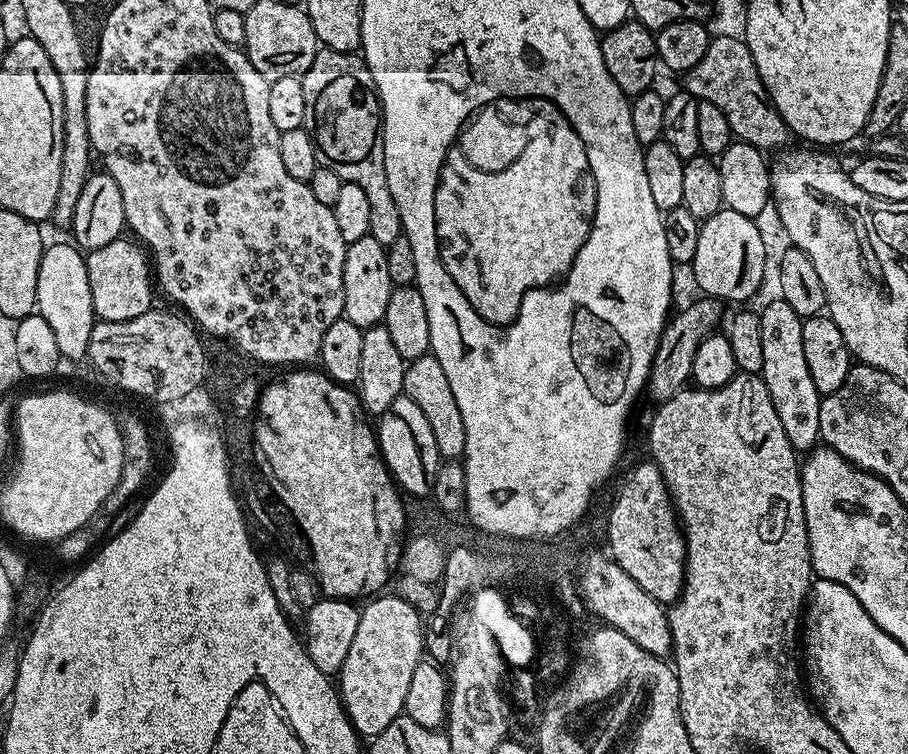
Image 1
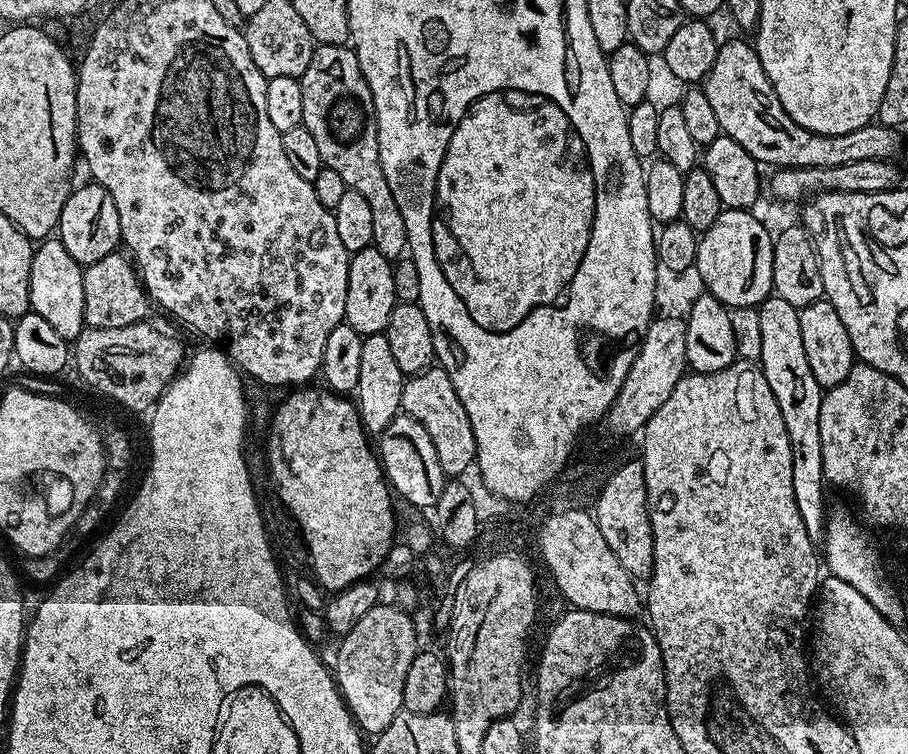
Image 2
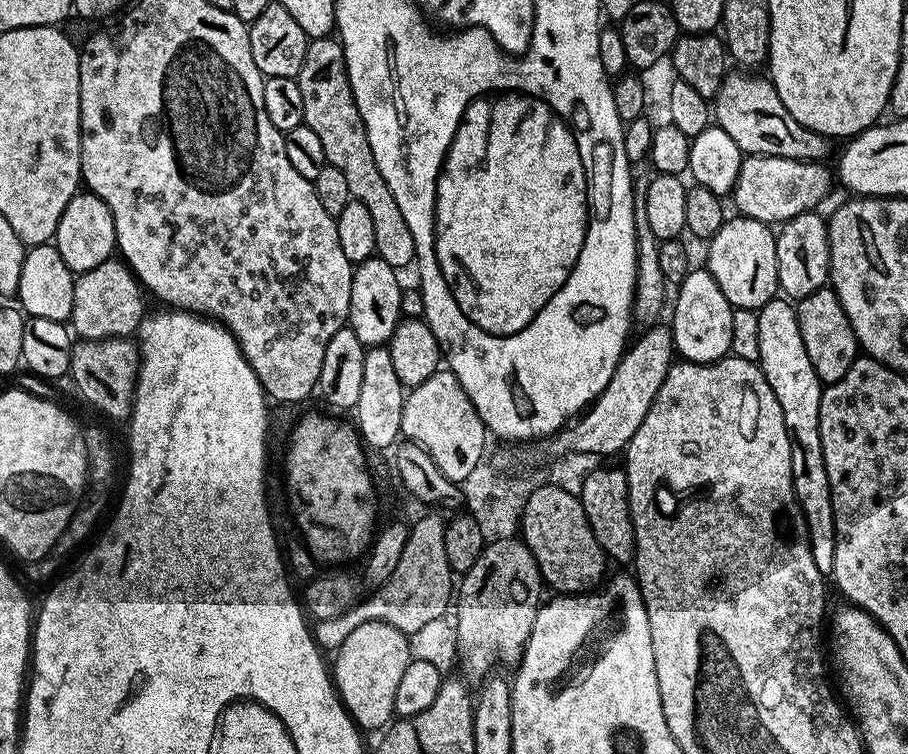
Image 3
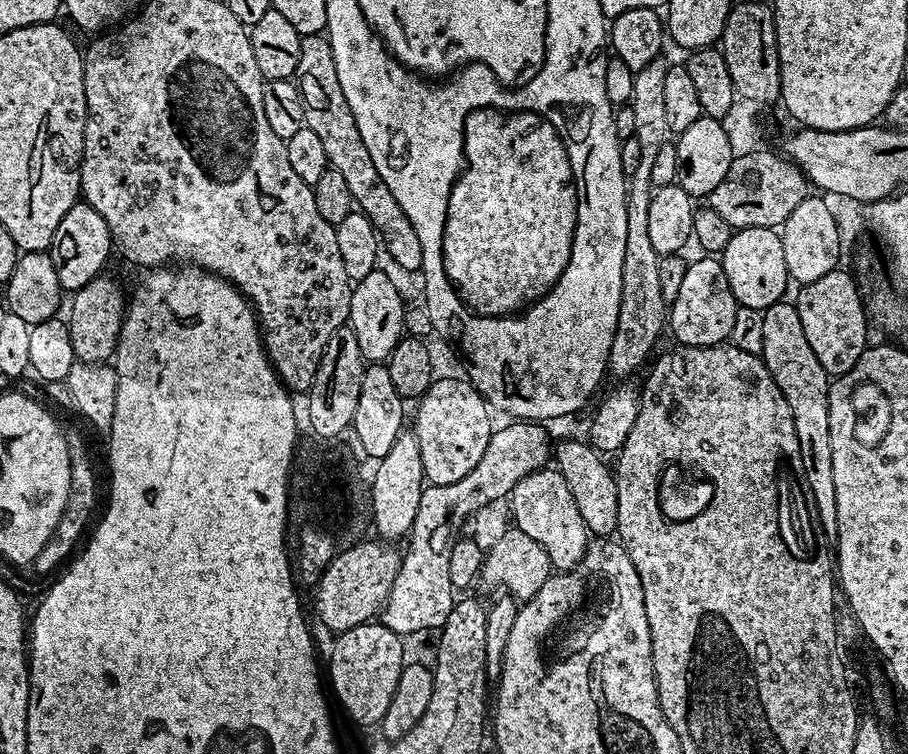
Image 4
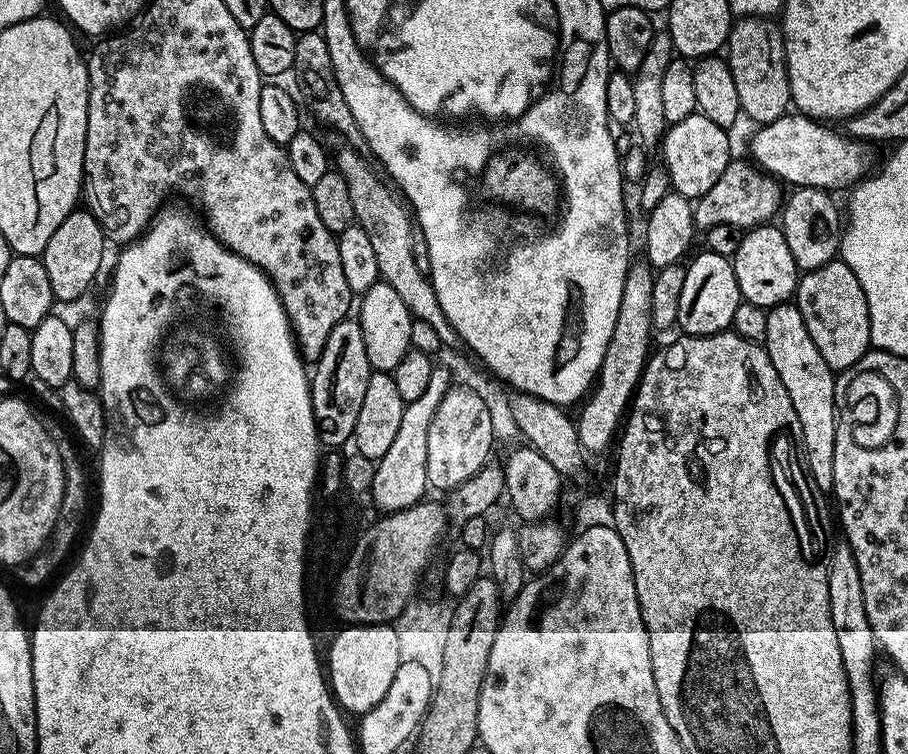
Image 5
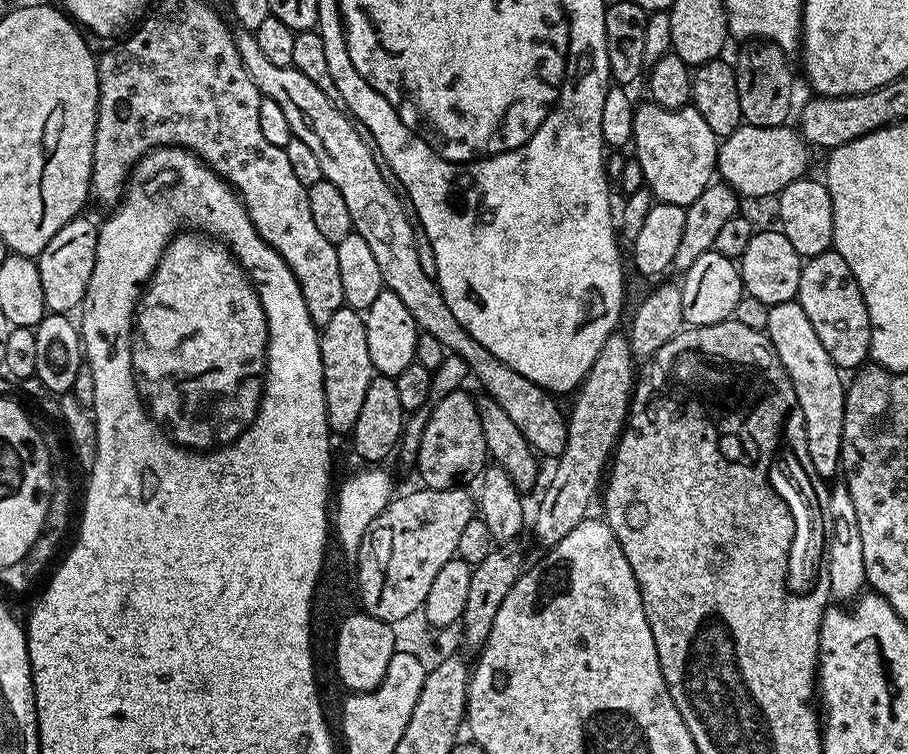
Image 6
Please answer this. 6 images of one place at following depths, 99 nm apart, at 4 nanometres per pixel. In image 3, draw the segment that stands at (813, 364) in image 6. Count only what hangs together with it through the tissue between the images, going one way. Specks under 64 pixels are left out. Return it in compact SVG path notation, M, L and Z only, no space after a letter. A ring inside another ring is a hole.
M773 298L758 309L758 350L760 369L764 371L766 382L770 382L770 390L774 390L774 398L778 398L778 406L782 406L782 418L786 422L788 437L792 439L792 481L802 519L808 529L814 566L818 566L821 574L828 574L834 566L836 531L820 437L822 381L814 366L810 366L810 354L806 354L802 330L798 330L796 309L787 299Z

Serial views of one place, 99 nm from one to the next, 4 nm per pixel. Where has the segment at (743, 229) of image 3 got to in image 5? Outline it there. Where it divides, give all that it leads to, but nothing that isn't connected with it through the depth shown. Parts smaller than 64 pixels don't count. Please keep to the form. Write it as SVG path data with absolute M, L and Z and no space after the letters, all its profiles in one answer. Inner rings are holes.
M765 222L747 229L738 250L730 259L734 278L738 278L738 290L747 303L767 310L795 297L798 269L794 254L790 254L790 246L786 246L783 228L775 223Z

